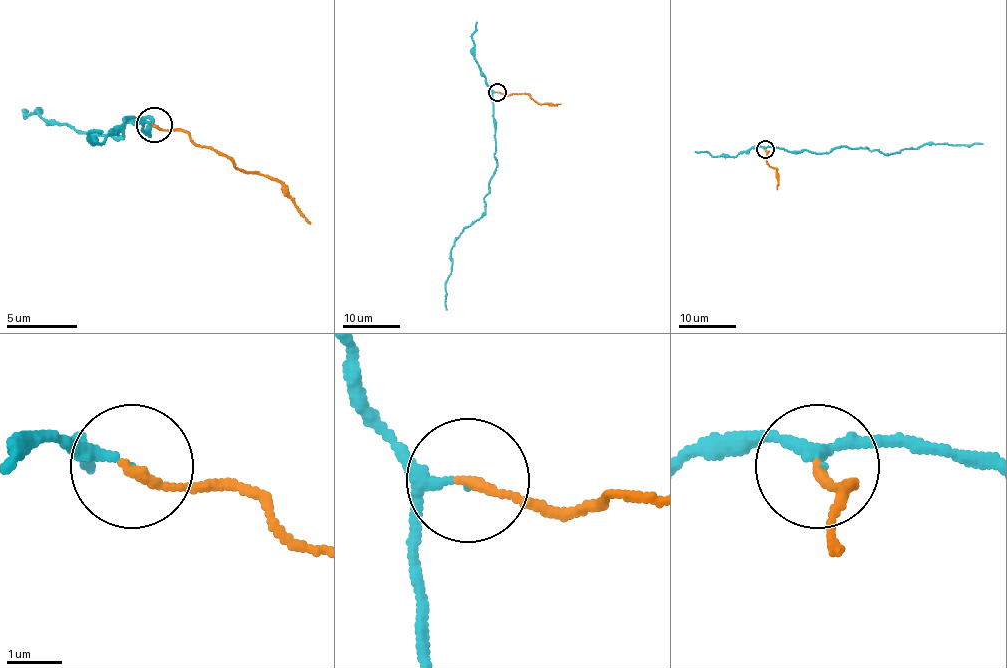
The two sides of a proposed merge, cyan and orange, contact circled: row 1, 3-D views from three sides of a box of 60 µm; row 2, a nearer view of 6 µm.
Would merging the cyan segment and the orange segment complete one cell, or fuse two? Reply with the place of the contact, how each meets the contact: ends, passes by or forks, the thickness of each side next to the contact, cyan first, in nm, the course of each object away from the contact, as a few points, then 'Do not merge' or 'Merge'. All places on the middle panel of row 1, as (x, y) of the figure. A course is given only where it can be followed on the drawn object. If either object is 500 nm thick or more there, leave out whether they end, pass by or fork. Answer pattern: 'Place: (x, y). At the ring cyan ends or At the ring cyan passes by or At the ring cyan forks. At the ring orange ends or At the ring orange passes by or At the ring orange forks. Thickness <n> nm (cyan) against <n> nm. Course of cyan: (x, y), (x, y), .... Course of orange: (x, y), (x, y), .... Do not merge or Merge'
Place: (497, 92). At the ring cyan passes by. At the ring orange ends. Thickness 130 nm (cyan) against 170 nm. Course of cyan: (497, 92), (491, 99), (496, 171), (484, 197), (484, 212), (451, 248), (451, 274), (446, 283), (447, 310). Course of orange: (497, 92), (527, 94), (534, 101), (560, 104). Do not merge

